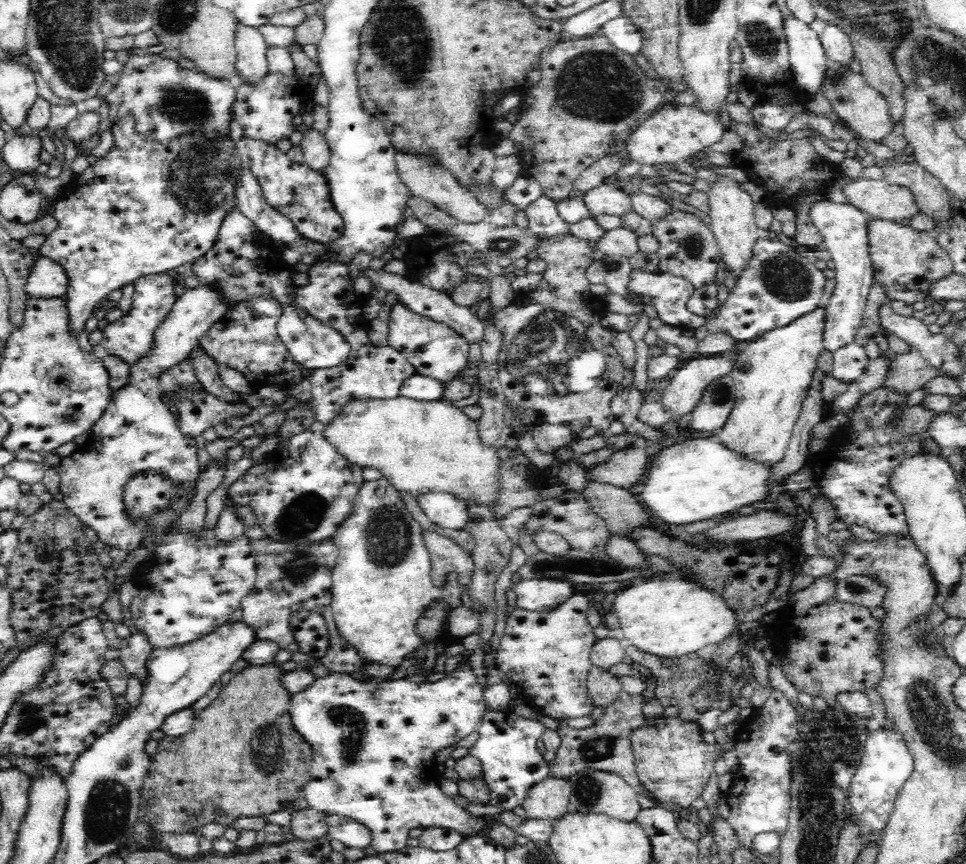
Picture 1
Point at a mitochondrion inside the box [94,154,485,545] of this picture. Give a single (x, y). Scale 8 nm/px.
(201, 192)

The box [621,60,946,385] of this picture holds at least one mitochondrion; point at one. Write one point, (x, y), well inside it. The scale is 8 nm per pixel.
(788, 278)

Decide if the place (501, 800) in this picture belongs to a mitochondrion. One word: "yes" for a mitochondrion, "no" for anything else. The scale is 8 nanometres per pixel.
no

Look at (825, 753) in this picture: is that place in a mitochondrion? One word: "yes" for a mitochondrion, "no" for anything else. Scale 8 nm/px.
yes

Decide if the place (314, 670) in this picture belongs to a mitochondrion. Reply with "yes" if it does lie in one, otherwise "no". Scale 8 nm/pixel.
no

